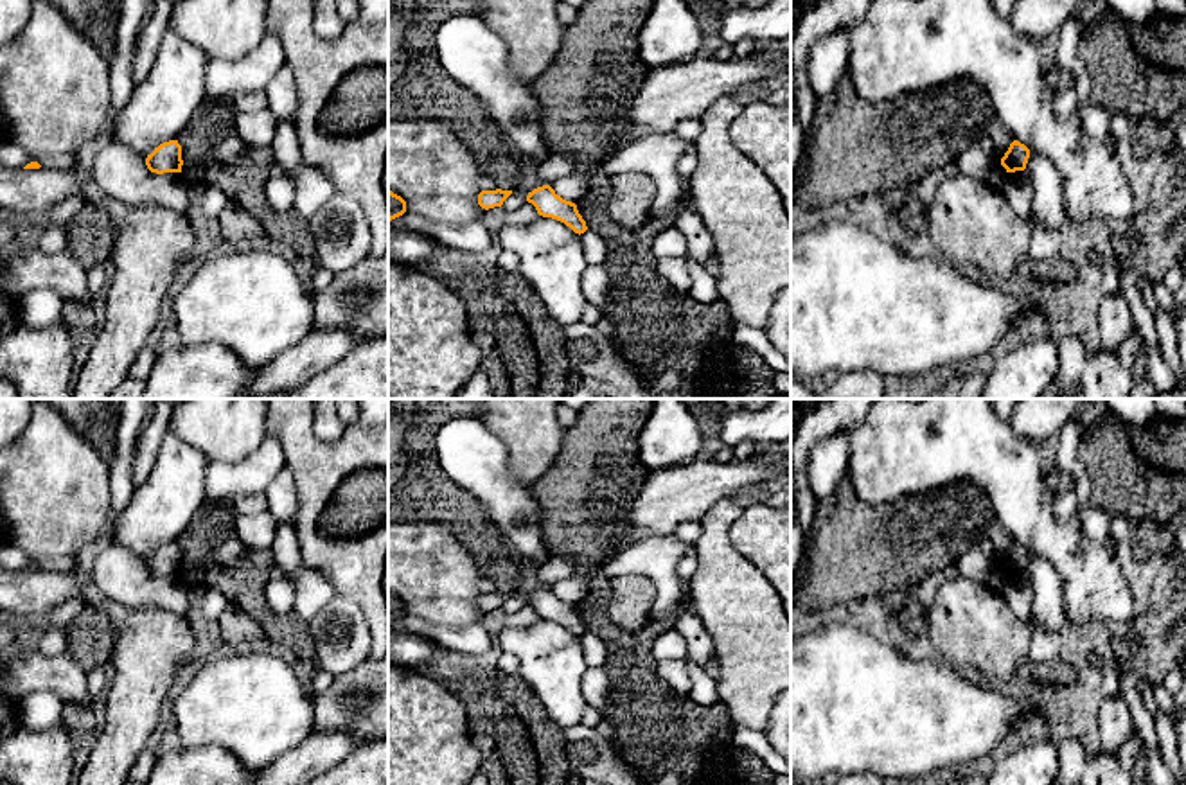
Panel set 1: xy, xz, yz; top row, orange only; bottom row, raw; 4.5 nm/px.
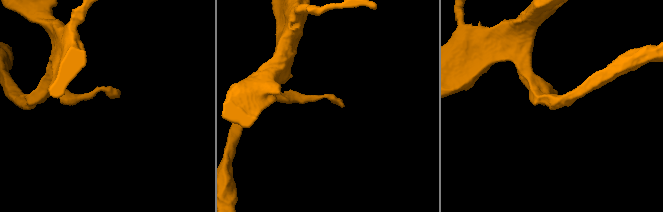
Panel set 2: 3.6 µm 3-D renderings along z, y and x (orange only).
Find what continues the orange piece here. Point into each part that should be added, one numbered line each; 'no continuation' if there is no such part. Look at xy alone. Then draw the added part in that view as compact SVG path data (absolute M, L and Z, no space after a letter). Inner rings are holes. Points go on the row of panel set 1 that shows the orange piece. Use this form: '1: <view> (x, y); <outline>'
no continuation

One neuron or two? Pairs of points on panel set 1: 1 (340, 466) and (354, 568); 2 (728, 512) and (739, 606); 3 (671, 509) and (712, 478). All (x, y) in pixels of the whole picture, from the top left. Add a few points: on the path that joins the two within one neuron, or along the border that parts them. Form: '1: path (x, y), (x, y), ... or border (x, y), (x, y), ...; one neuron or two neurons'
1: path (313, 493), (311, 534), (327, 550); one neuron
2: path (719, 536), (719, 570), (725, 582); one neuron
3: path (681, 498), (701, 484); one neuron

